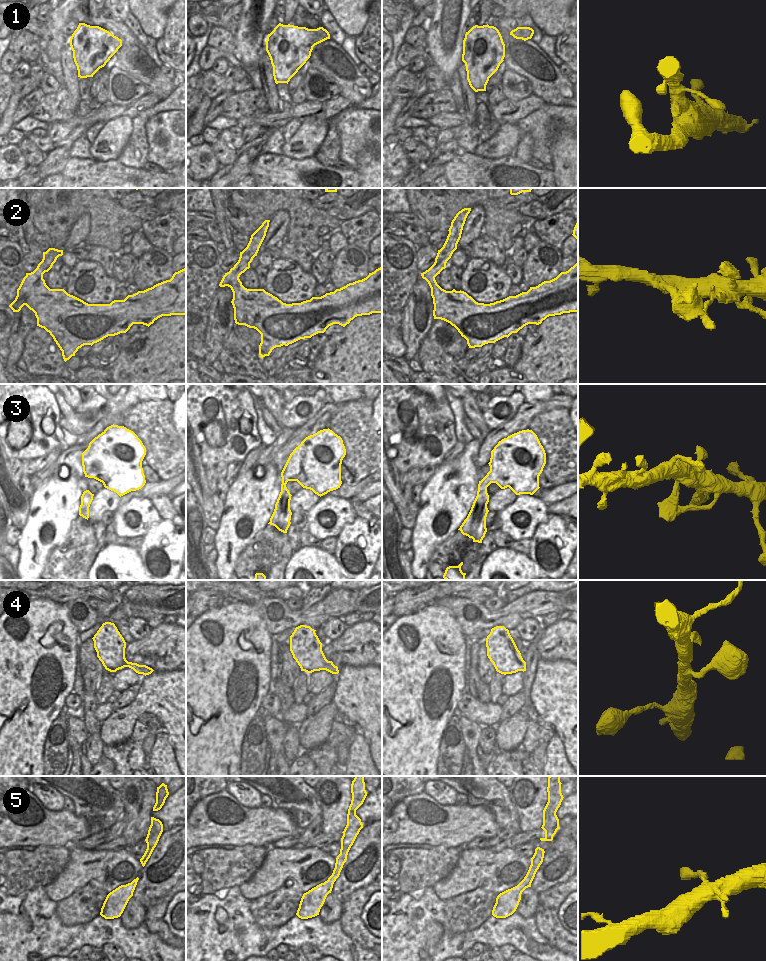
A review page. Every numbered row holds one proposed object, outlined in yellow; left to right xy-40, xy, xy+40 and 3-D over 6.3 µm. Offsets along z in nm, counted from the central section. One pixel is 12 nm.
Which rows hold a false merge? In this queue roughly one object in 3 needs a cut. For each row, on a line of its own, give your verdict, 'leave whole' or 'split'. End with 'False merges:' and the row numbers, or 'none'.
1: leave whole
2: split
3: leave whole
4: leave whole
5: leave whole
False merges: 2

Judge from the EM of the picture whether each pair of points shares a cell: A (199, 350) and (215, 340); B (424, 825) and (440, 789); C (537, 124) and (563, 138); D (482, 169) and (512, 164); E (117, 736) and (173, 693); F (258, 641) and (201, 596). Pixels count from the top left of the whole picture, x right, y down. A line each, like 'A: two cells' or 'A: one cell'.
A: two cells
B: two cells
C: two cells
D: one cell
E: one cell
F: two cells

